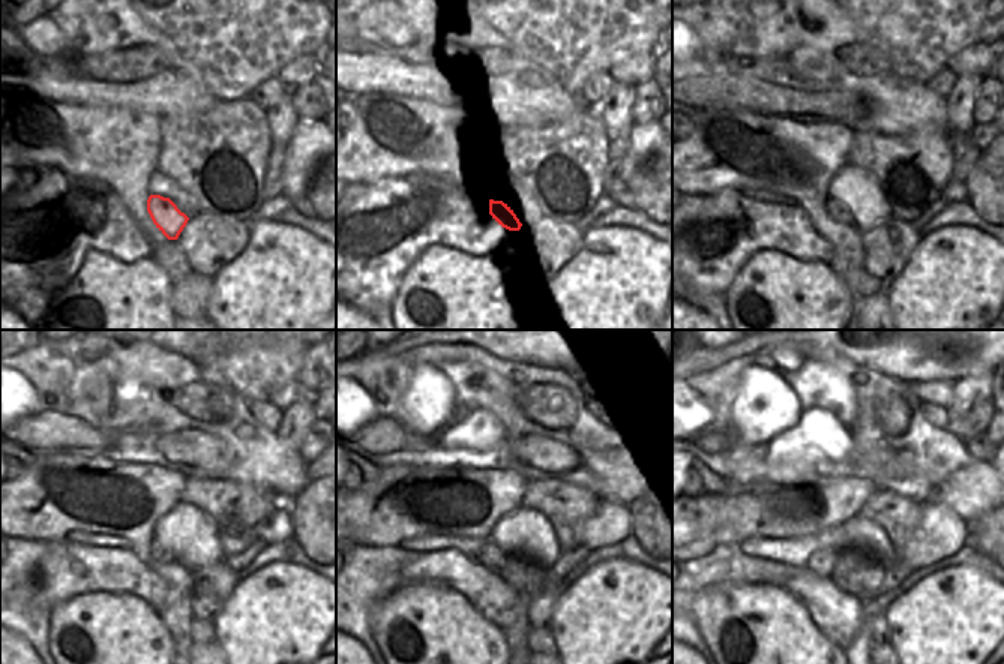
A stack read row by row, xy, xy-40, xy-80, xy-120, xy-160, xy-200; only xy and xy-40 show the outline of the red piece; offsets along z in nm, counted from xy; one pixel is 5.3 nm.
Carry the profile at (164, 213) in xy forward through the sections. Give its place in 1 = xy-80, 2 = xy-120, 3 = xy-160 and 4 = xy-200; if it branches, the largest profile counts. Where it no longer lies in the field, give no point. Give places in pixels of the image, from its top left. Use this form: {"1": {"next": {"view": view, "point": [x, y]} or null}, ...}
{"1": {"next": {"view": "xy-80", "point": [835, 210]}}, "2": {"next": {"view": "xy-120", "point": [158, 555]}}, "3": {"next": {"view": "xy-160", "point": [491, 556]}}, "4": {"next": {"view": "xy-200", "point": [821, 562]}}}

